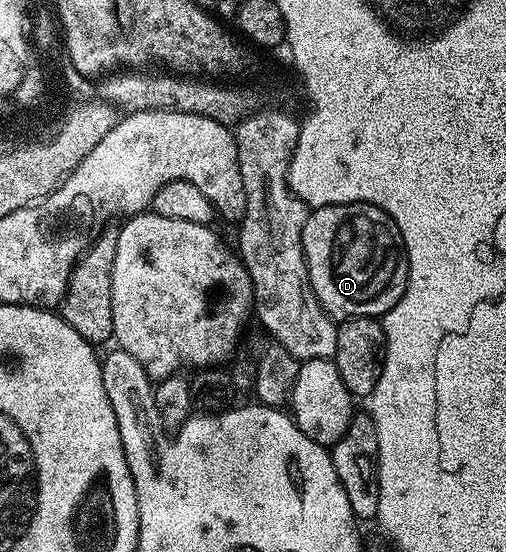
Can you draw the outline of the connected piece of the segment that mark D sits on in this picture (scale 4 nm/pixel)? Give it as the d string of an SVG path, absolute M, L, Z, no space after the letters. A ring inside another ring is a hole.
M331 204L313 208L302 226L302 250L308 267L310 286L333 321L343 322L356 316L382 318L398 303L408 285L408 255L400 240L396 223L373 204Z

